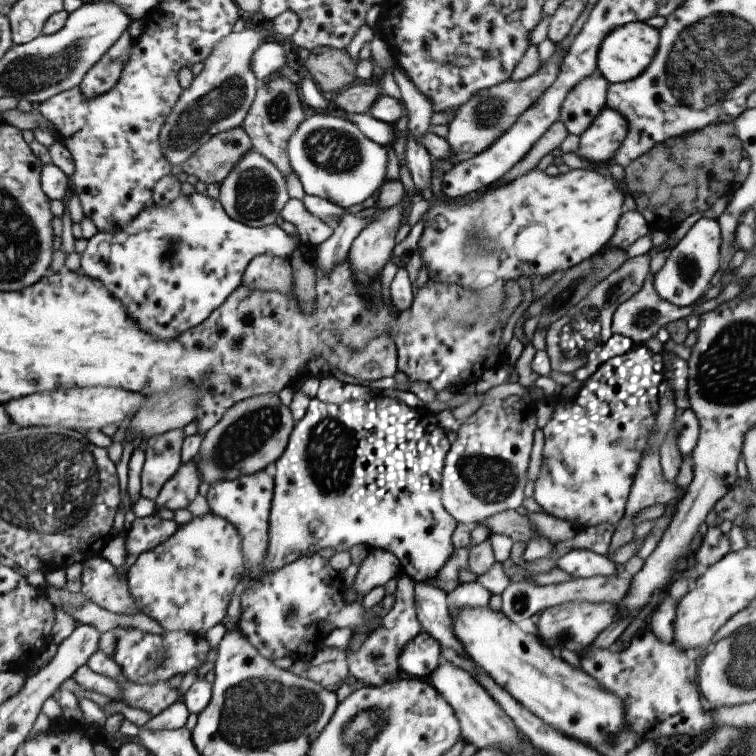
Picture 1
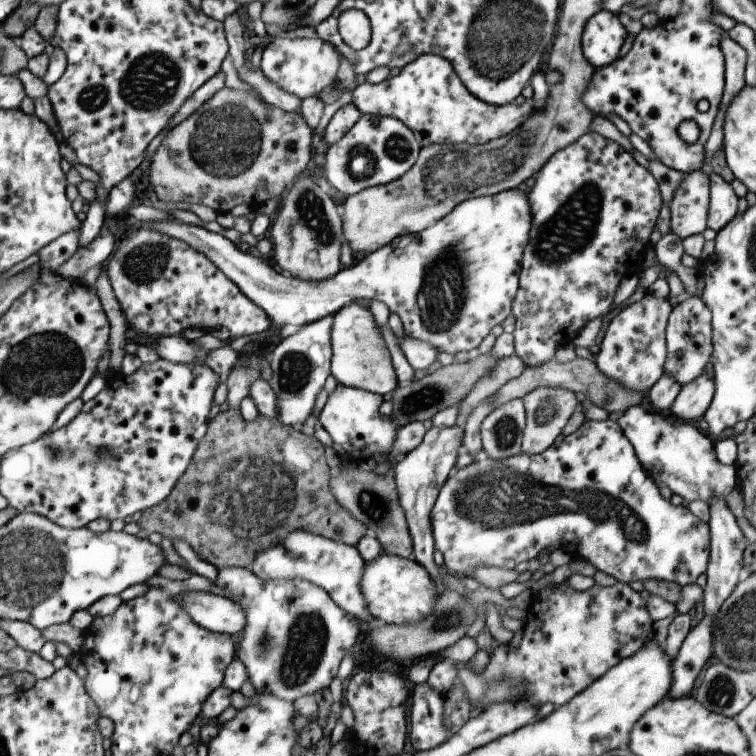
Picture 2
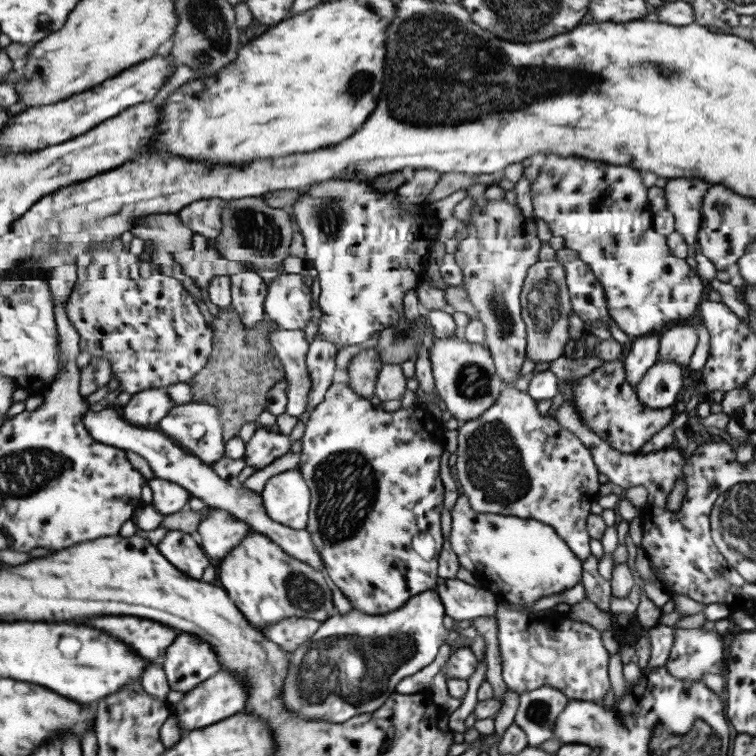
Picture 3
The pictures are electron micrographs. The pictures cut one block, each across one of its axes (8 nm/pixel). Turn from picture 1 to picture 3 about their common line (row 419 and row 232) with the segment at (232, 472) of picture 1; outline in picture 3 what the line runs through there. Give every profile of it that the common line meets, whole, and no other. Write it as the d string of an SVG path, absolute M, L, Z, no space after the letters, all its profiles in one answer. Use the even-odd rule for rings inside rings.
M259 197L232 199L222 211L221 232L215 238L215 250L219 256L237 262L249 263L255 272L279 270L288 255L293 238L293 228L288 214L283 210L269 208Z

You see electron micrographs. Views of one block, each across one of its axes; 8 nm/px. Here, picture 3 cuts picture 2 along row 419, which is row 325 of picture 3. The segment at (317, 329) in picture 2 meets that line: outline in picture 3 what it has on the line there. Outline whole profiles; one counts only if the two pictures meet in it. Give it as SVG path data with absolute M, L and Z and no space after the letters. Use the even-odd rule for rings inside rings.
M282 273L267 284L263 301L264 314L283 330L302 330L311 318L309 302L311 302L312 297L310 288L303 283L301 275Z

